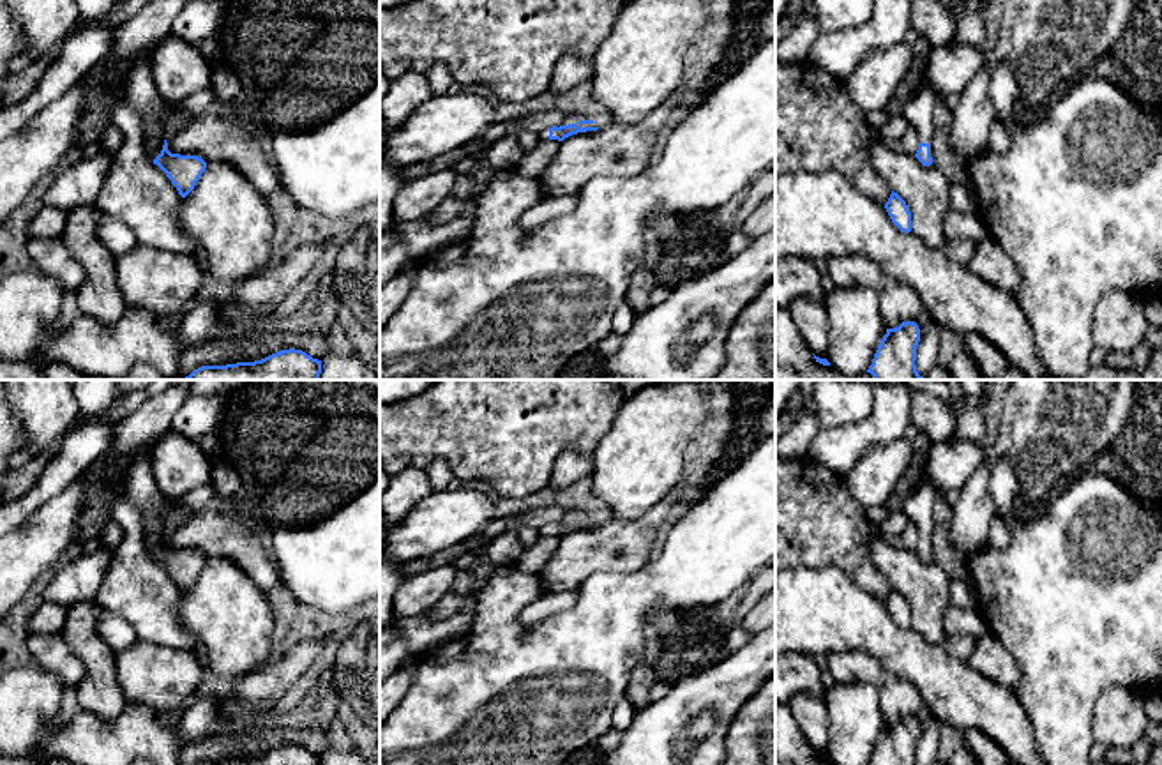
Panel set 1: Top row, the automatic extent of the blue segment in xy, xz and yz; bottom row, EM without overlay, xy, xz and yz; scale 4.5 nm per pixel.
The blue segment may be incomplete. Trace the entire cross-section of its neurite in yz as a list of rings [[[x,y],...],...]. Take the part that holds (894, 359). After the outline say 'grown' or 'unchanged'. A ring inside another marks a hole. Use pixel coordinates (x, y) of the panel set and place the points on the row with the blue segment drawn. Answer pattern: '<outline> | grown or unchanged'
[[[915,322],[887,329],[867,373],[874,380],[924,380],[915,366],[918,341],[920,329]]] | unchanged

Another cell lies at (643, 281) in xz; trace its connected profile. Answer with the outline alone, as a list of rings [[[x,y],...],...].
[[[643,263],[641,269],[630,277],[630,284],[627,290],[627,304],[630,306],[636,316],[648,311],[648,299],[657,284],[657,277],[646,269],[646,263]]]

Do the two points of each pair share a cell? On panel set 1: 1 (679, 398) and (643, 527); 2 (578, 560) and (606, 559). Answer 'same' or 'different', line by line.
1: different
2: same

